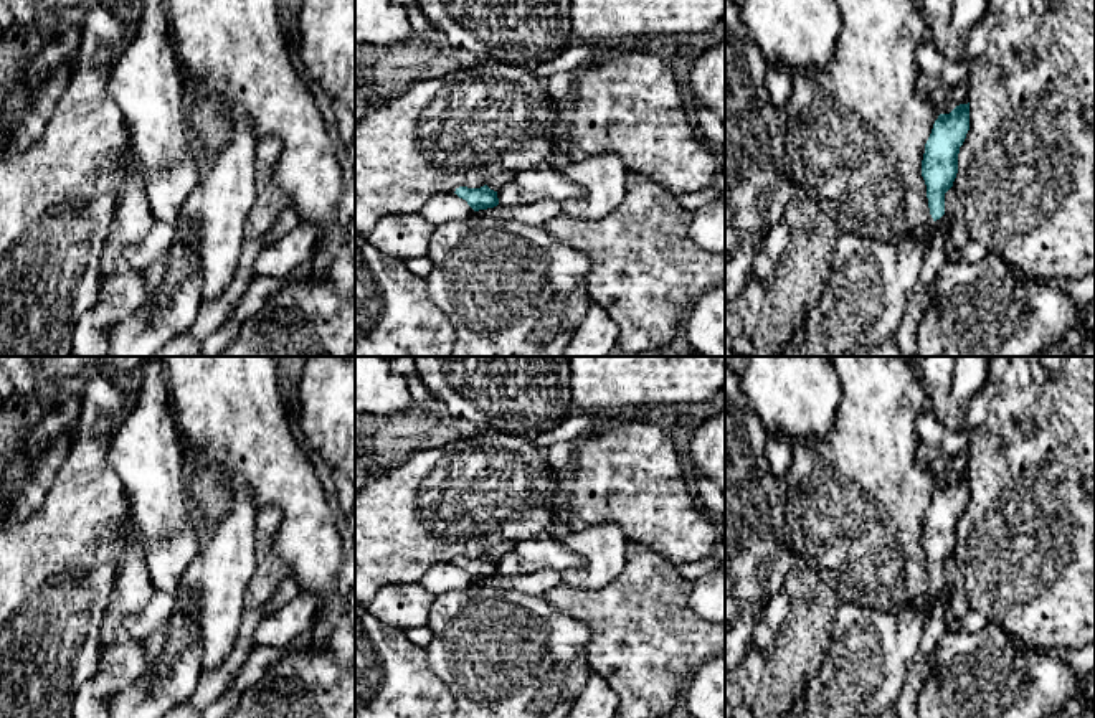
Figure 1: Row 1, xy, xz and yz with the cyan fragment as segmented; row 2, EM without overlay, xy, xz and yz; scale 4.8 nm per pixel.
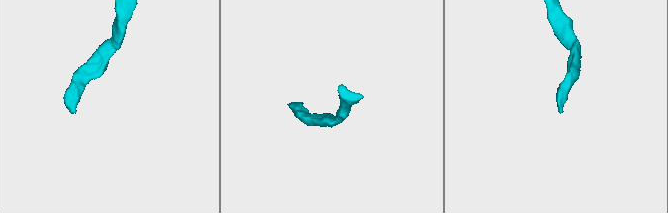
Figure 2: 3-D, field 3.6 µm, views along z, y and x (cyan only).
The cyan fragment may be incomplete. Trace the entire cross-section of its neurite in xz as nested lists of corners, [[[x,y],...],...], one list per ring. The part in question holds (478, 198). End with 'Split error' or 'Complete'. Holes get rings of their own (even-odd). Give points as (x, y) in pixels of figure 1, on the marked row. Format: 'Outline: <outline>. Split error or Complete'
Outline: [[[505,172],[494,177],[487,185],[481,188],[456,188],[456,195],[467,201],[467,205],[474,210],[487,210],[499,205],[497,190],[504,185],[510,185],[515,180],[515,172]]]. Split error

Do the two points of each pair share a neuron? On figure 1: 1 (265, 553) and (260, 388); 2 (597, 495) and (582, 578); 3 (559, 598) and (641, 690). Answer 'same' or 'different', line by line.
1: different
2: different
3: same

